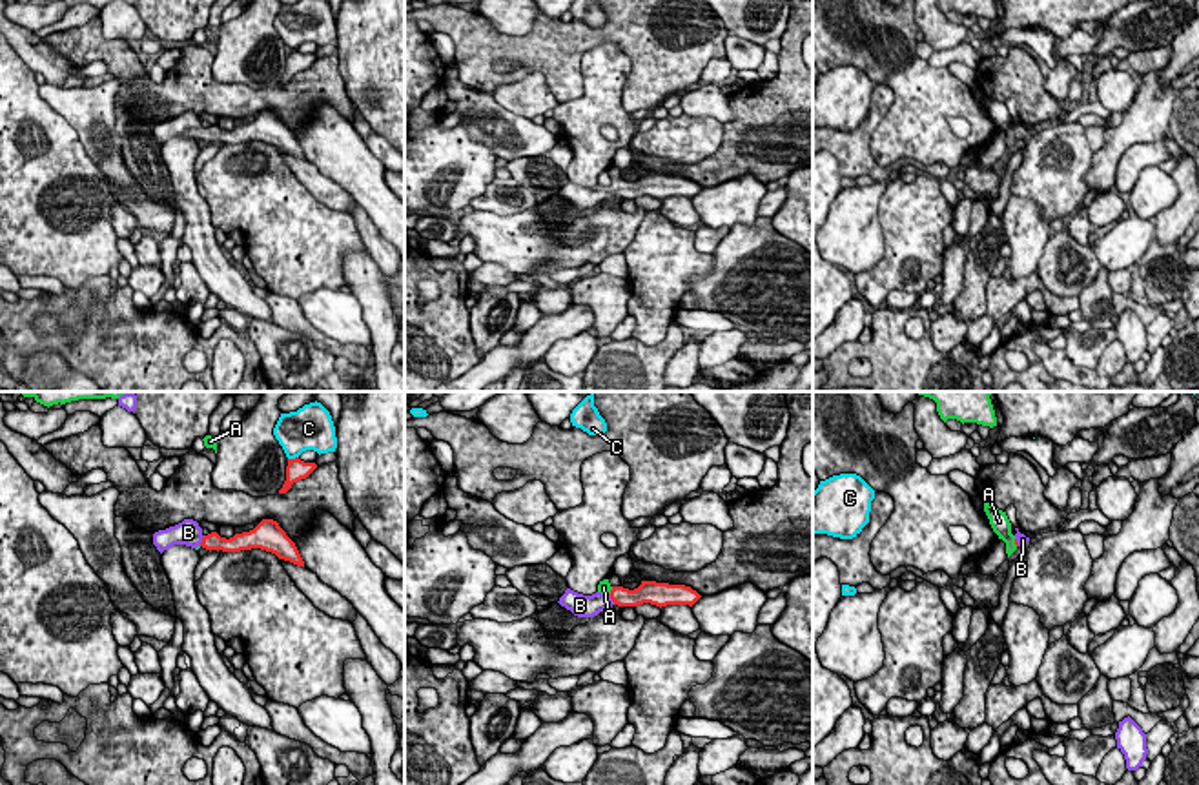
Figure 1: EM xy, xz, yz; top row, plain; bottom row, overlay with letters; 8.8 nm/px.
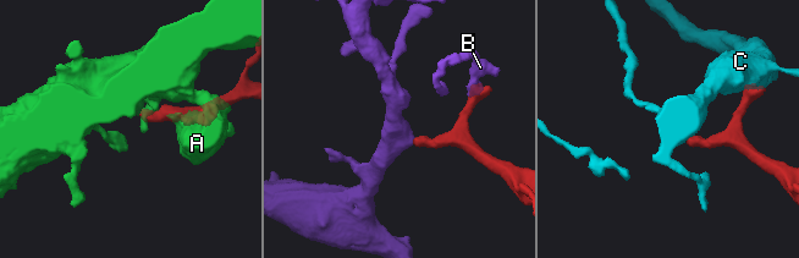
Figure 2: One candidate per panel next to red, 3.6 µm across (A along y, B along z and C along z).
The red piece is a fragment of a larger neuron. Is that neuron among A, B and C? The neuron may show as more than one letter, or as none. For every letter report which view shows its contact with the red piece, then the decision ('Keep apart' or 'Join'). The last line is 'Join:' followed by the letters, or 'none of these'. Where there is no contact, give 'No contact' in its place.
A: Touches red in xz. Keep apart
B: Touches red in xy. Join
C: Touches red in xy. Keep apart
Join: B

